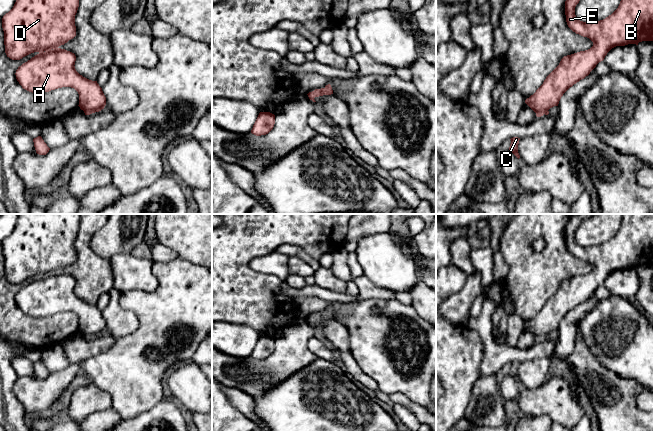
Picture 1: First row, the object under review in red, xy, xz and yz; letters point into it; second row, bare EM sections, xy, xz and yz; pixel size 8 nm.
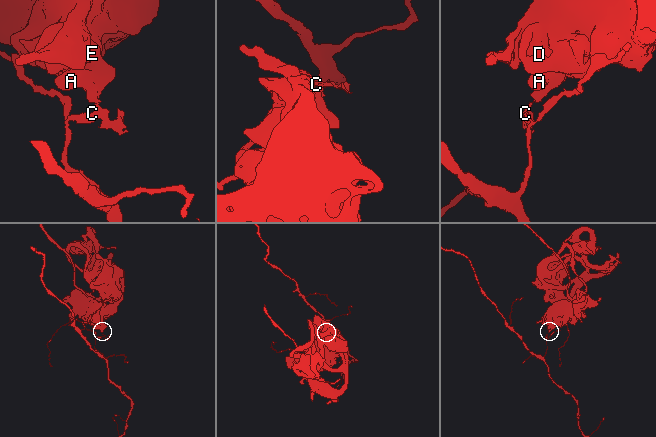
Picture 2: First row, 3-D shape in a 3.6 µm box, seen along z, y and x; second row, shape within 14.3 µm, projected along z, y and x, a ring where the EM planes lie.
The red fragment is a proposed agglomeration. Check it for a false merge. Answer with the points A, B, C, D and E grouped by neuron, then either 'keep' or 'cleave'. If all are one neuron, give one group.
A B D E / C; cleave

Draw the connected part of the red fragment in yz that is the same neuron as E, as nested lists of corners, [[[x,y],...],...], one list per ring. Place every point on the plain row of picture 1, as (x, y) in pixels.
[[[569,214],[565,225],[568,251],[576,258],[589,262],[593,266],[593,270],[588,274],[564,280],[536,316],[525,324],[525,327],[535,337],[544,337],[550,332],[558,330],[563,318],[574,308],[588,300],[596,289],[604,284],[612,272],[628,268],[638,269],[642,265],[653,265],[653,214],[621,214],[620,228],[611,239],[600,245],[580,245],[576,242],[575,231],[584,219],[593,215]]]

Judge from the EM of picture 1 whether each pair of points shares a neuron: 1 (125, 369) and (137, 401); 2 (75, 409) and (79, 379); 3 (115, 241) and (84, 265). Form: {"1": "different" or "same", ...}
{"1": "same", "2": "different", "3": "different"}

